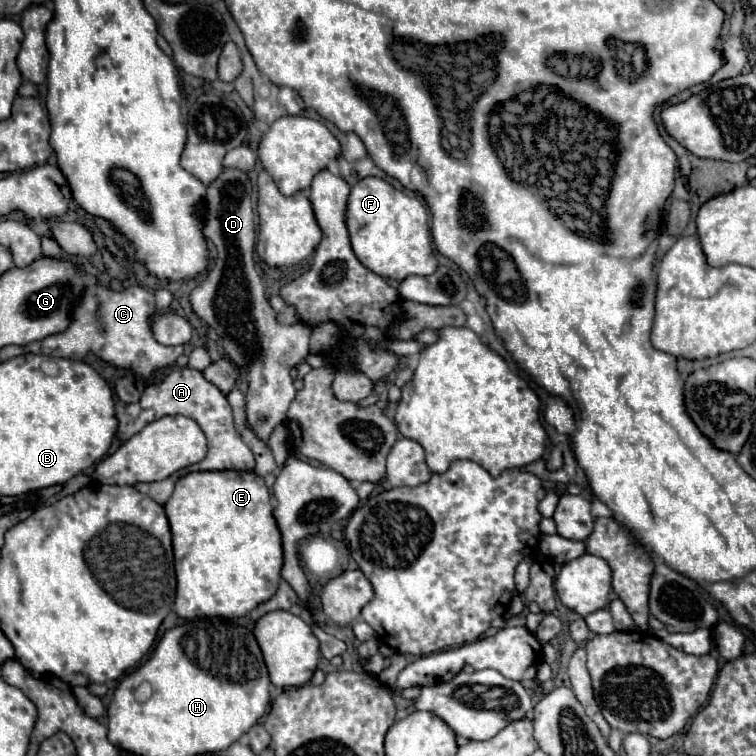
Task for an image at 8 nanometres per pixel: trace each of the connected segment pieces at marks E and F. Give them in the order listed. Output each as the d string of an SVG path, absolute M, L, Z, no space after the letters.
M225 470L191 472L187 476L181 476L175 484L173 496L165 504L165 514L169 518L173 534L177 574L175 612L179 618L241 618L261 602L267 602L277 592L283 566L281 534L273 518L271 494L265 486L265 480L259 478L255 472Z
M363 178L351 188L347 200L347 228L353 252L365 268L383 278L401 282L407 276L429 276L437 270L427 220L427 210L417 198L395 190L381 178Z

